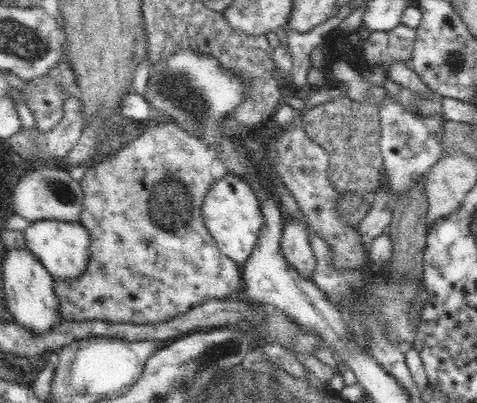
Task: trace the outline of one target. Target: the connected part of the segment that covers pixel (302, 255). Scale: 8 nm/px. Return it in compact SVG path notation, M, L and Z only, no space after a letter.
M287 218L282 230L280 247L282 247L284 257L292 263L292 267L296 267L296 271L304 279L312 280L316 268L316 257L306 228L307 225L304 225L302 221Z

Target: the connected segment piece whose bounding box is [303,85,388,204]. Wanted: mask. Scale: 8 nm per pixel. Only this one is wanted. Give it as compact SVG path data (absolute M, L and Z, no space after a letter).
M375 85L362 101L353 101L344 96L314 106L303 114L303 124L308 138L324 147L330 155L327 170L330 183L334 184L340 194L350 190L368 196L368 204L372 202L371 193L374 191L375 176L381 167L381 158L377 156L376 150L381 138L378 106L386 94L388 92L385 91L384 85Z

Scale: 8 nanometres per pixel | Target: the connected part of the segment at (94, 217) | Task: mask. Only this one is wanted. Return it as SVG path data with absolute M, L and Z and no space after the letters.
M173 121L159 123L156 126L146 128L136 139L131 140L126 146L118 150L116 154L109 155L106 159L98 159L90 162L88 170L81 179L80 186L83 190L83 205L78 221L89 234L89 261L85 269L75 279L56 279L53 281L53 290L57 296L57 308L60 318L69 321L81 322L84 320L98 320L106 323L133 323L133 324L158 324L167 322L168 319L188 312L194 305L200 304L208 299L232 299L241 289L242 266L230 257L222 256L216 241L205 227L201 216L201 204L205 192L219 178L228 174L227 168L221 162L217 150L213 146L206 146L205 142L186 133L179 124Z

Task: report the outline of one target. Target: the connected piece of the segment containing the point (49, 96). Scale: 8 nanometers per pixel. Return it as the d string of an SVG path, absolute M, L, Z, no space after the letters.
M64 54L62 58L59 58L57 65L54 65L46 76L29 80L26 97L28 101L27 107L32 111L35 124L42 133L51 132L62 120L64 102L68 98L72 98L72 96L80 99L80 89L76 85L76 73L72 69L68 54Z

